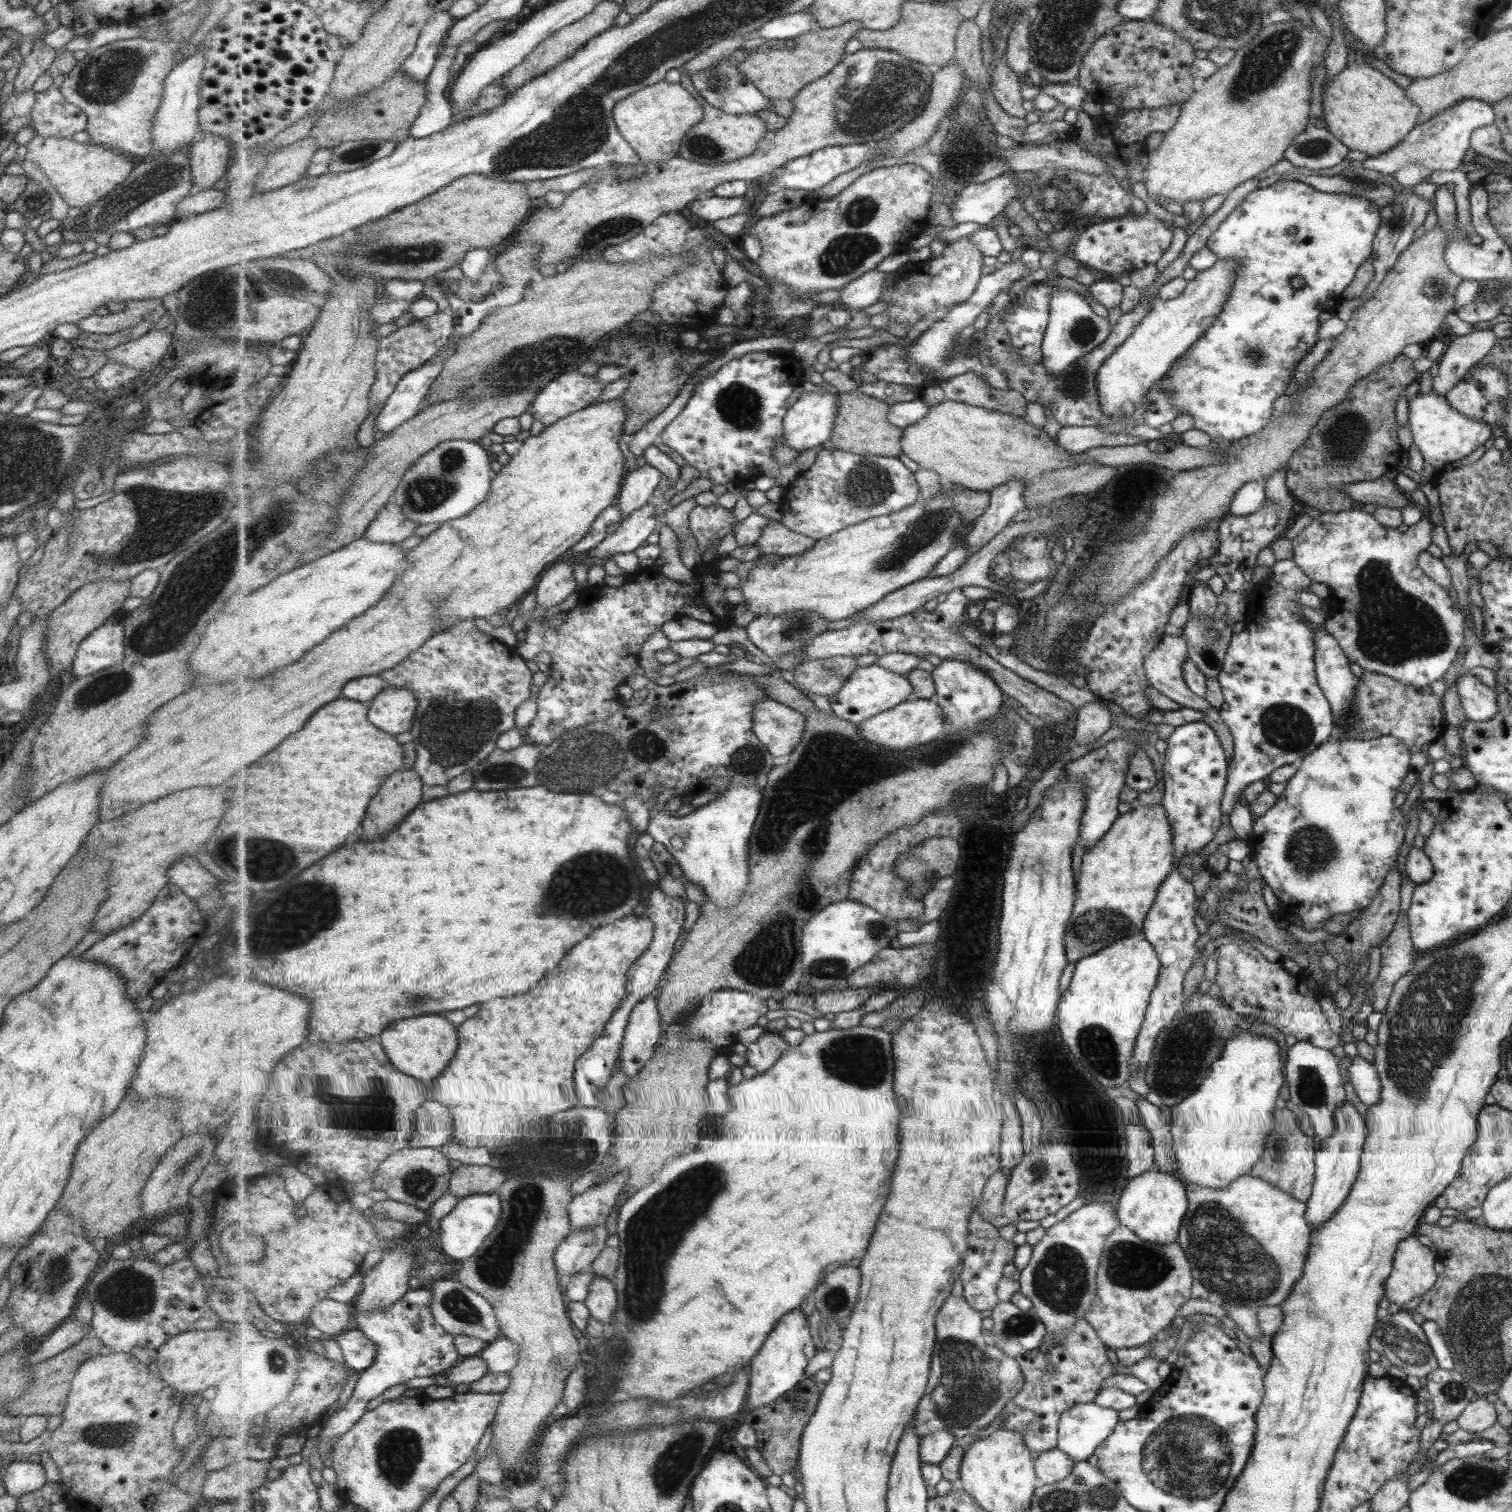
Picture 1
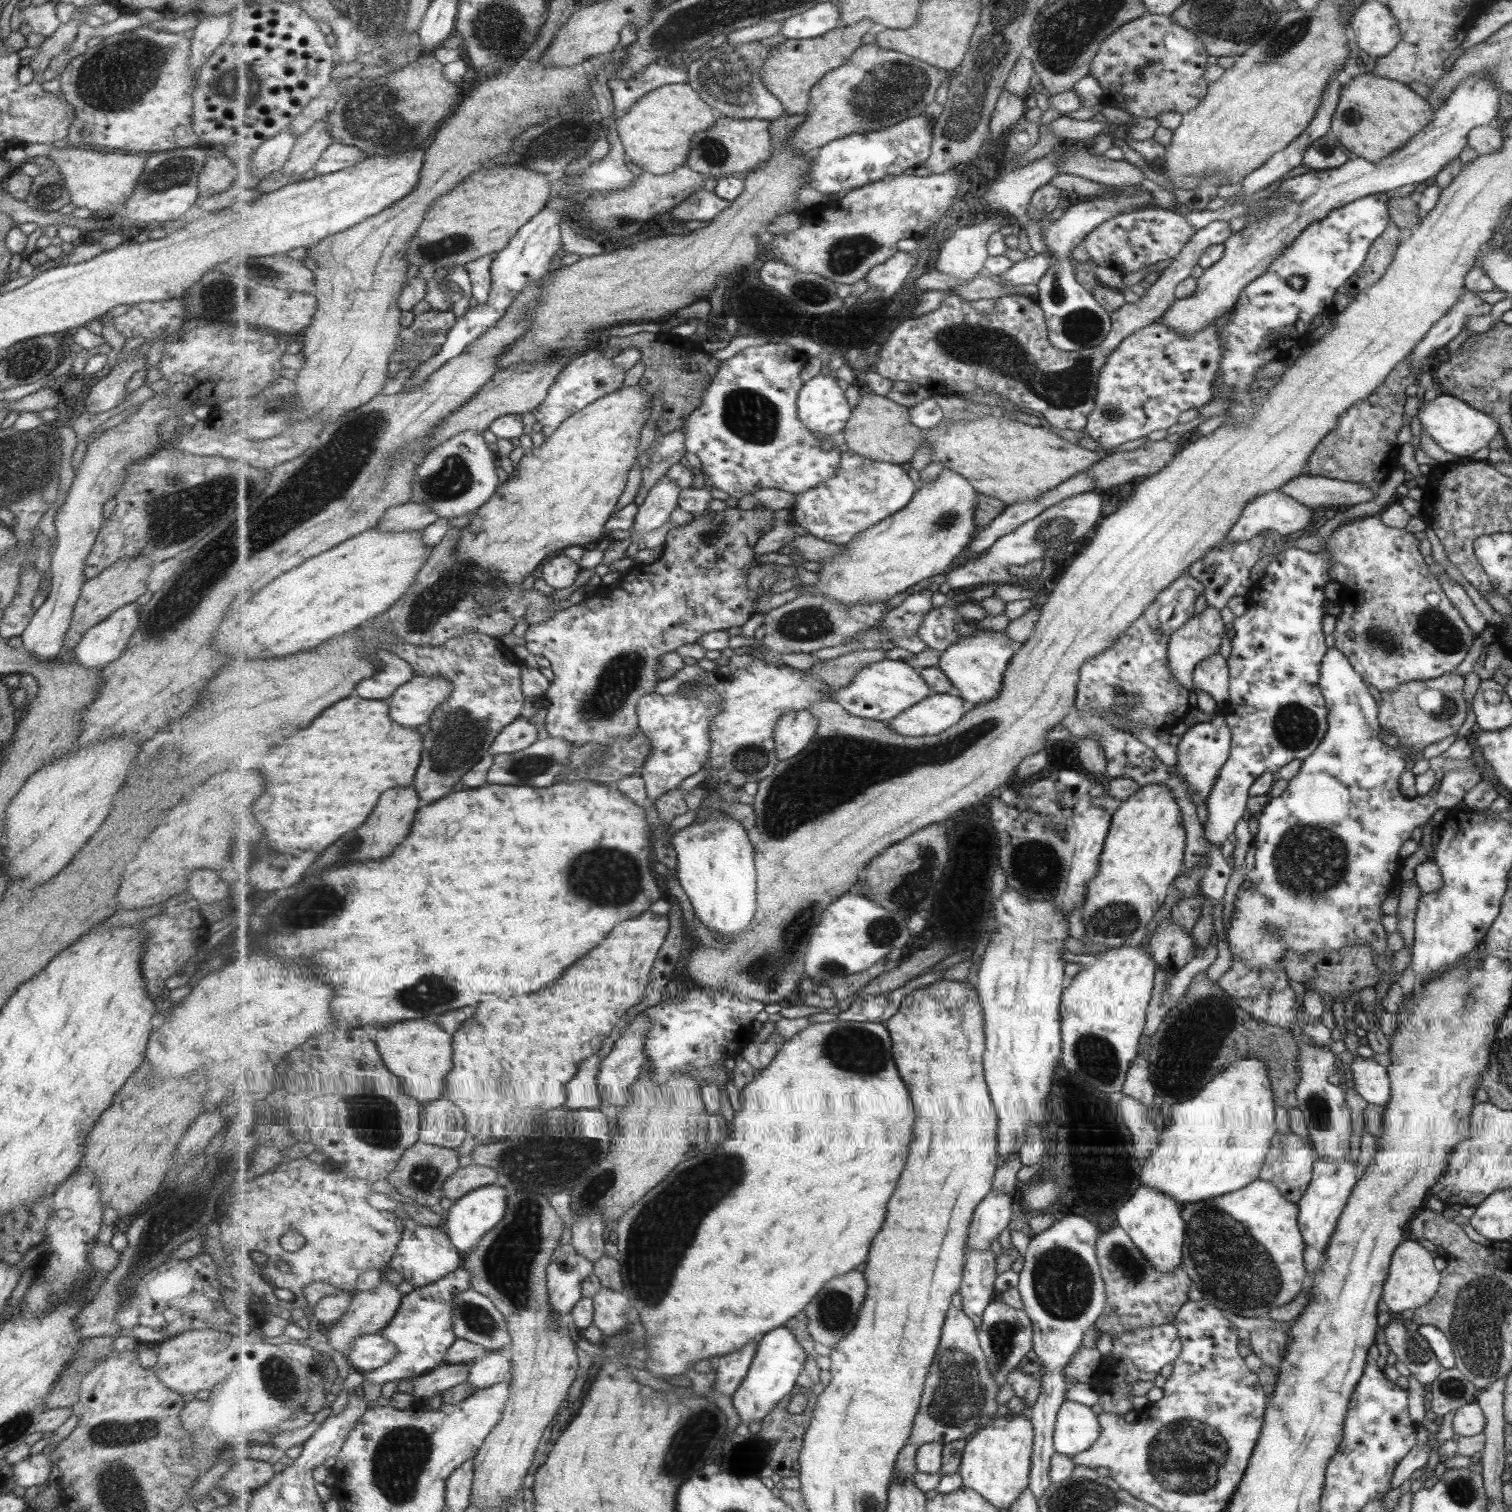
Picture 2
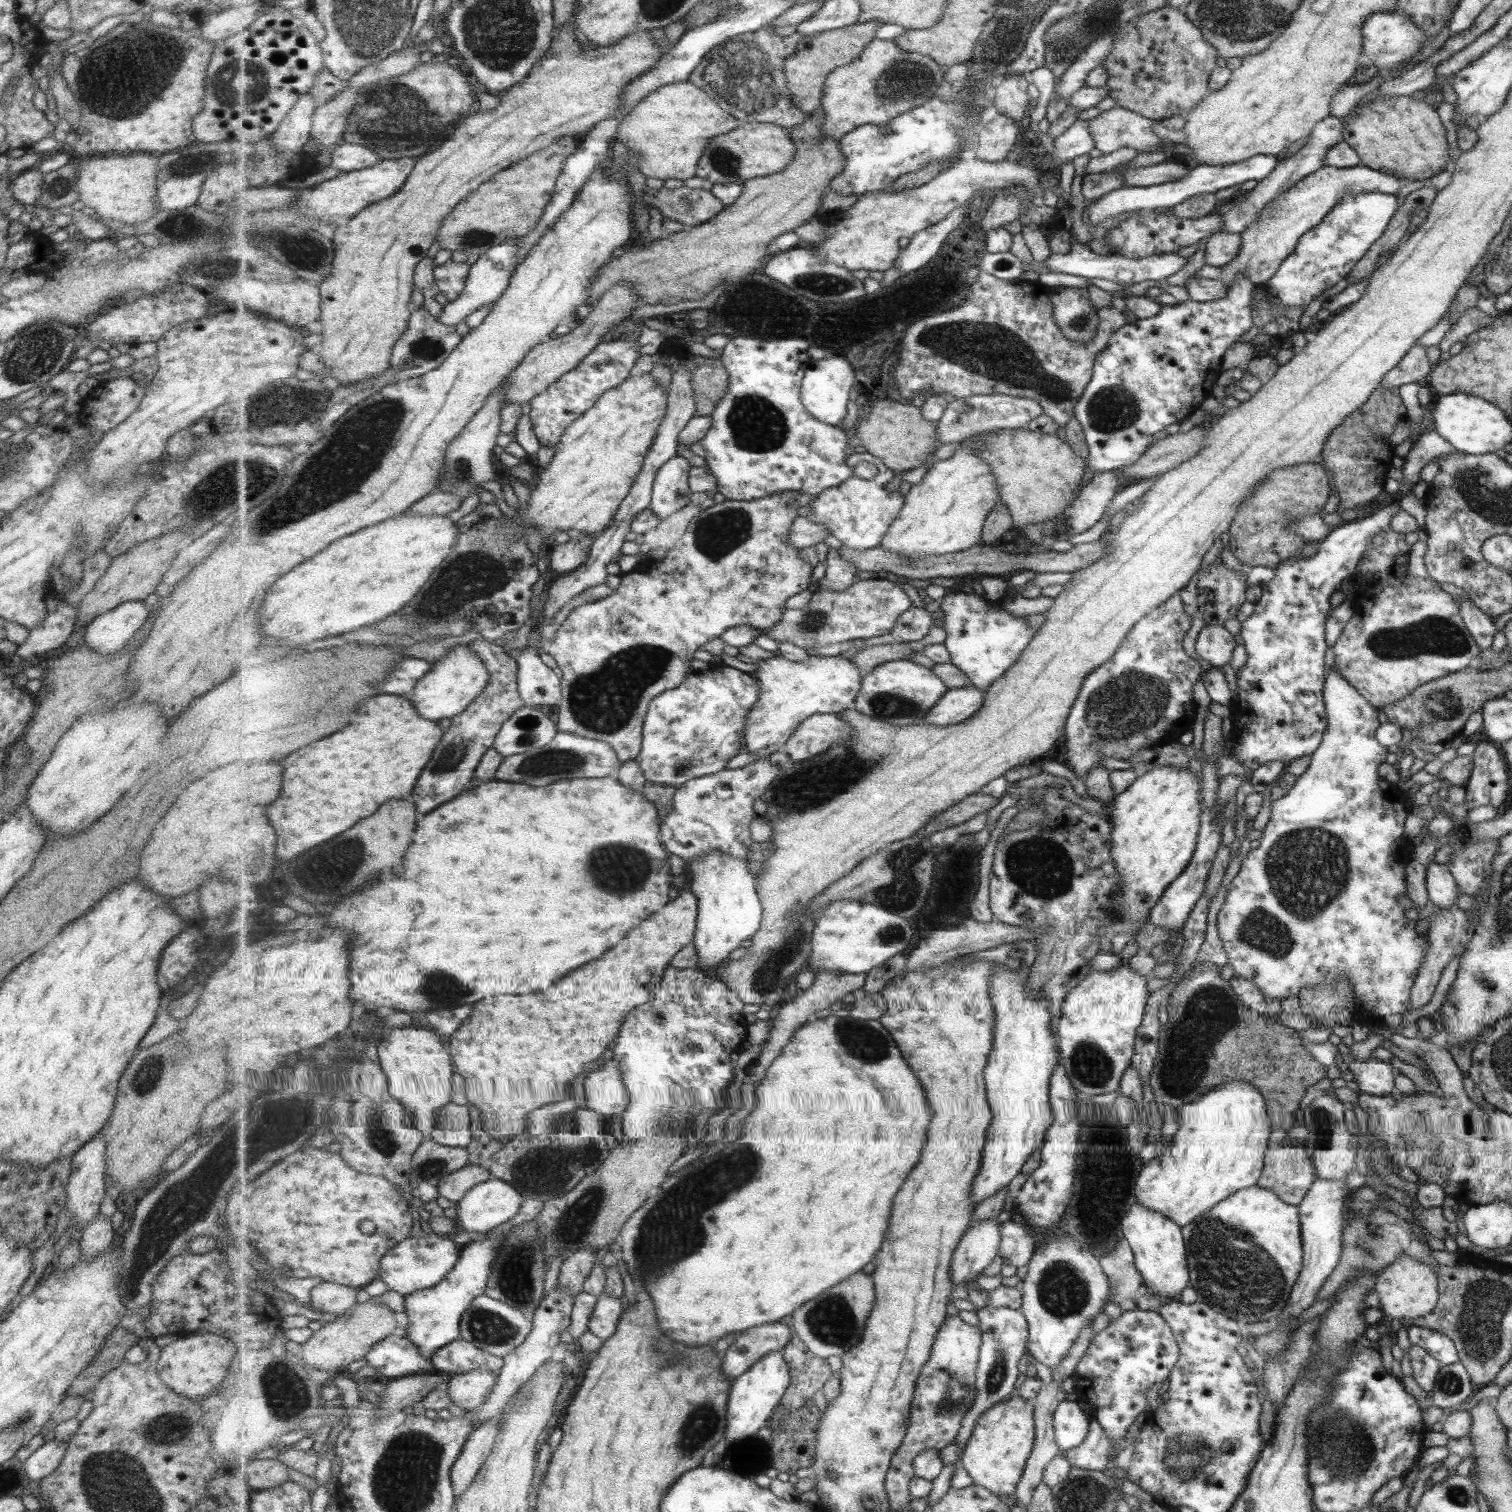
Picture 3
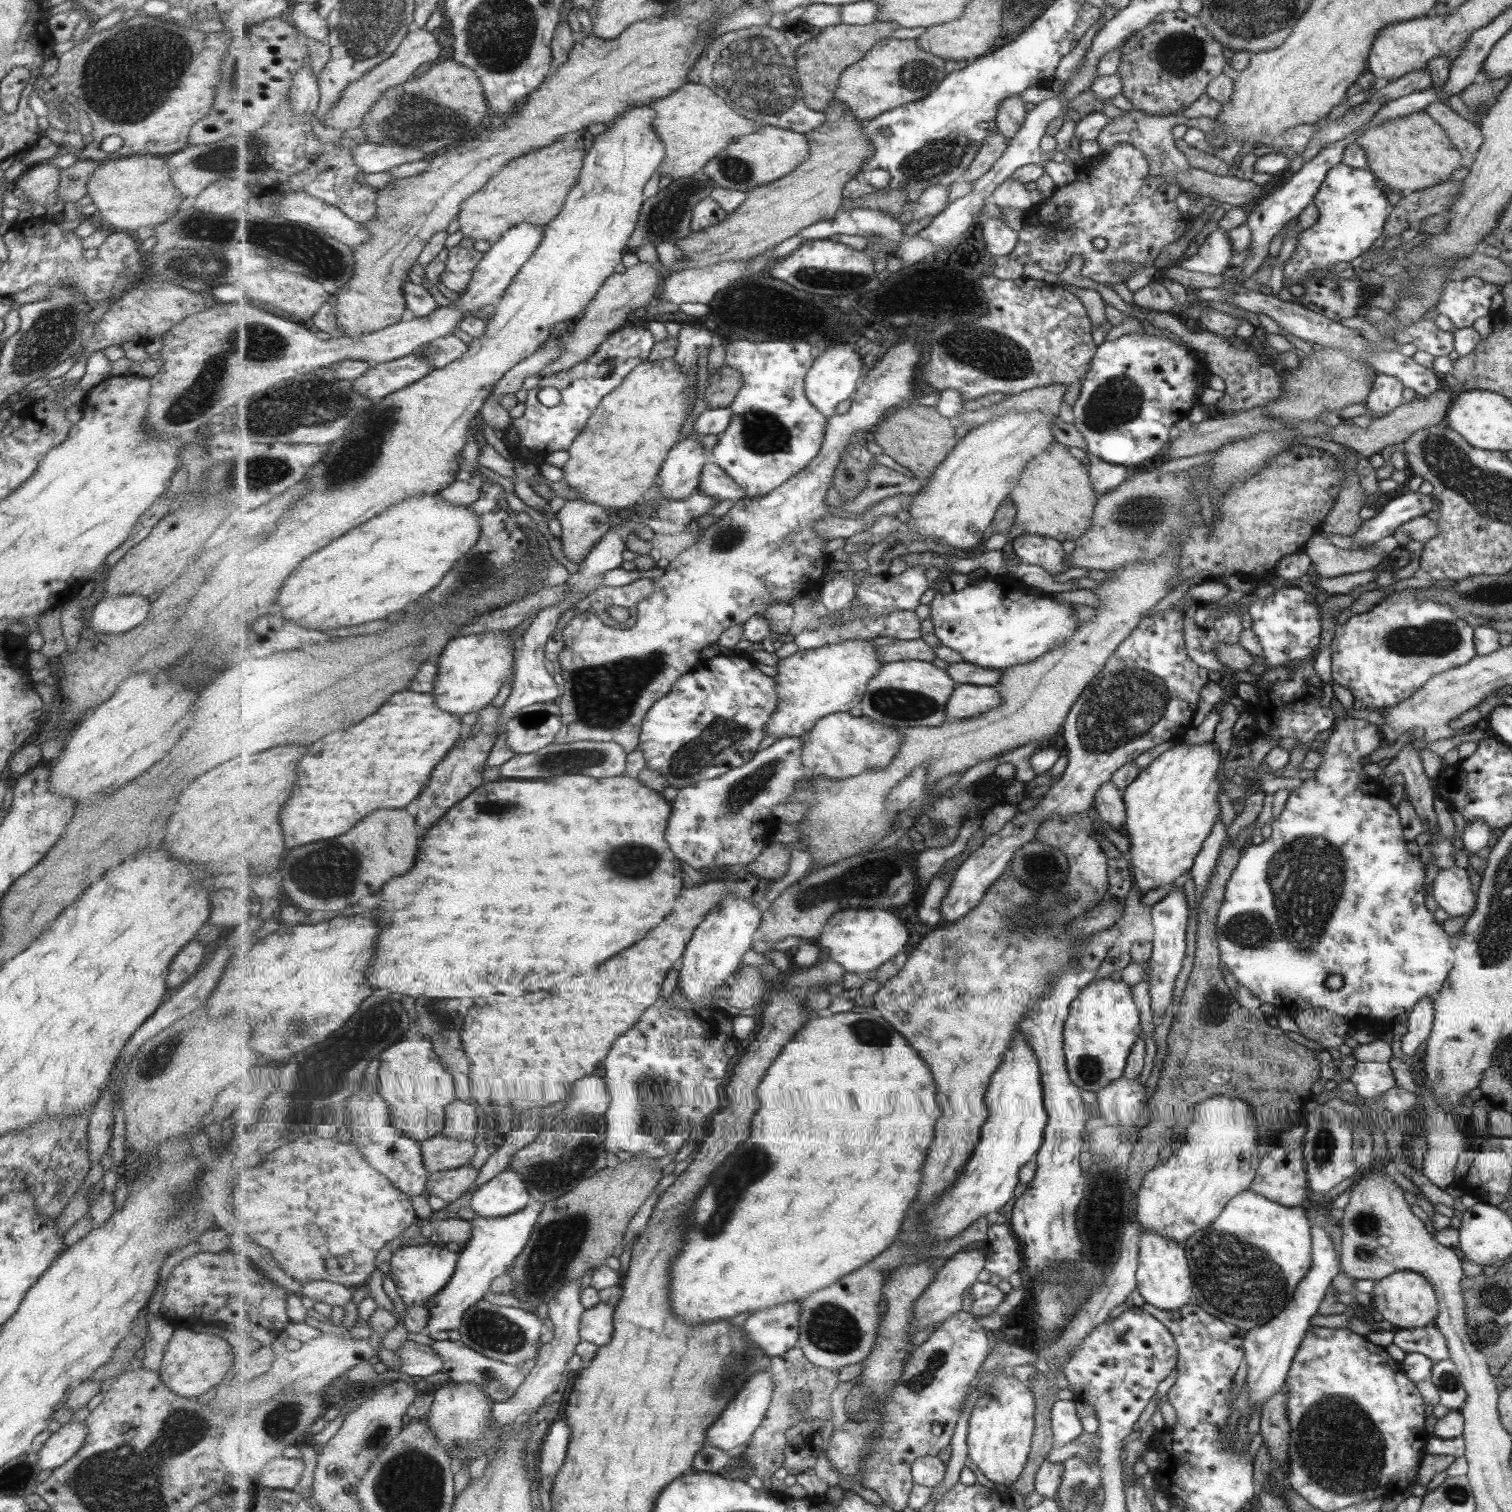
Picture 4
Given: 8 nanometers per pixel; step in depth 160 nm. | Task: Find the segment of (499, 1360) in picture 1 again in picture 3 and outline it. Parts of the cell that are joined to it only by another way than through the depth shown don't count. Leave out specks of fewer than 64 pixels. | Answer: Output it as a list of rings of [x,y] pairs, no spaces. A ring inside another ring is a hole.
[[[477,1369],[455,1375],[447,1383],[451,1402],[468,1412],[481,1408],[498,1383],[499,1374],[488,1369]]]

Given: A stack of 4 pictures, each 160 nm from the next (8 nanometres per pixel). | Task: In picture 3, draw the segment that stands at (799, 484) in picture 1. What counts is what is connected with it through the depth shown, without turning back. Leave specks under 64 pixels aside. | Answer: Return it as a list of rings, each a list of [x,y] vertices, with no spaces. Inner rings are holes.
[[[867,451],[854,454],[848,459],[849,466],[853,468],[859,466],[861,462],[877,465],[879,472],[871,480],[853,475],[843,484],[824,490],[810,504],[812,509],[807,514],[809,520],[827,525],[833,536],[853,550],[869,550],[882,546],[883,539],[906,503],[906,495],[901,495],[898,489],[891,491],[887,487],[887,484],[895,478],[896,471],[889,468],[884,460]]]

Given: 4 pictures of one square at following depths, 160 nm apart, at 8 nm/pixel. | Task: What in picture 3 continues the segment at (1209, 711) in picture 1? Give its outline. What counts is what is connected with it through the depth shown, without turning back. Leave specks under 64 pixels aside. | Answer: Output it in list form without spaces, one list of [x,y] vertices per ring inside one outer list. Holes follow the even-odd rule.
[[[1223,625],[1204,626],[1195,639],[1195,652],[1215,667],[1221,667],[1231,660],[1235,650],[1235,640]]]

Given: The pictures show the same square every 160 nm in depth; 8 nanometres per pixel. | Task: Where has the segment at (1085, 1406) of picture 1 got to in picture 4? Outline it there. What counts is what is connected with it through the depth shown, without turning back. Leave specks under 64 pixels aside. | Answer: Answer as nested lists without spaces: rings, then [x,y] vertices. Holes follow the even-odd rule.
[[[1055,1400],[1050,1410],[1050,1427],[1053,1446],[1071,1443],[1082,1433],[1082,1426],[1076,1415],[1075,1400]]]

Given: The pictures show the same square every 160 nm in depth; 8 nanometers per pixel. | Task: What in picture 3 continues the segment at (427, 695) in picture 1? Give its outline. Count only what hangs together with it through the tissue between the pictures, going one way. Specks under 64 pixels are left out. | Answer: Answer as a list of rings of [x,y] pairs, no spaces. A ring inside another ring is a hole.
[[[475,640],[468,643],[485,661],[491,680],[485,692],[465,709],[465,712],[451,718],[451,725],[446,729],[446,736],[439,743],[429,768],[425,768],[417,788],[413,802],[417,804],[421,814],[429,814],[442,804],[451,802],[461,792],[471,789],[470,784],[476,778],[476,771],[484,760],[485,753],[494,748],[496,739],[504,724],[523,708],[524,699],[518,688],[518,662],[516,653],[507,655],[503,645],[491,644],[488,641]]]

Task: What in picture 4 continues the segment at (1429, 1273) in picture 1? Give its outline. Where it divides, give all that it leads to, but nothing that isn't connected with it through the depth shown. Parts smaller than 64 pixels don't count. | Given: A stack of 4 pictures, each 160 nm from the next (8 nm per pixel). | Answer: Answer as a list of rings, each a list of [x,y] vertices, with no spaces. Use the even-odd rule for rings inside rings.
[[[1398,1271],[1393,1275],[1385,1276],[1385,1279],[1374,1282],[1370,1297],[1374,1311],[1381,1315],[1382,1320],[1392,1324],[1396,1330],[1427,1326],[1433,1323],[1433,1320],[1439,1315],[1436,1292],[1419,1273]]]

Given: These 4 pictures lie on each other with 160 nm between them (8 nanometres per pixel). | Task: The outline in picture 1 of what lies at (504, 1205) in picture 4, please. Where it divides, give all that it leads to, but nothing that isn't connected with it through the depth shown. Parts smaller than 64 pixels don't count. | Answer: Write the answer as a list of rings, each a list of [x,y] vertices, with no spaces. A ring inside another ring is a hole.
[[[499,1192],[481,1193],[460,1199],[459,1204],[441,1220],[440,1248],[447,1258],[461,1263],[461,1260],[469,1256],[477,1255],[477,1252],[484,1247],[485,1238],[500,1222],[501,1201]]]

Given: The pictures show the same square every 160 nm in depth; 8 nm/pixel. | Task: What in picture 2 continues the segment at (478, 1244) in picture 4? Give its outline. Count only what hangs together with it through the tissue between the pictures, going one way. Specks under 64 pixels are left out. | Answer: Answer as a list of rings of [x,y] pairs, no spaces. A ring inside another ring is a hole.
[[[460,1267],[452,1275],[445,1276],[436,1283],[414,1289],[405,1295],[397,1316],[381,1332],[381,1335],[385,1335],[397,1345],[400,1352],[396,1359],[385,1364],[384,1368],[365,1373],[365,1380],[373,1384],[384,1385],[394,1380],[416,1379],[445,1365],[448,1350],[458,1339],[454,1329],[453,1299],[471,1288],[471,1272]]]

